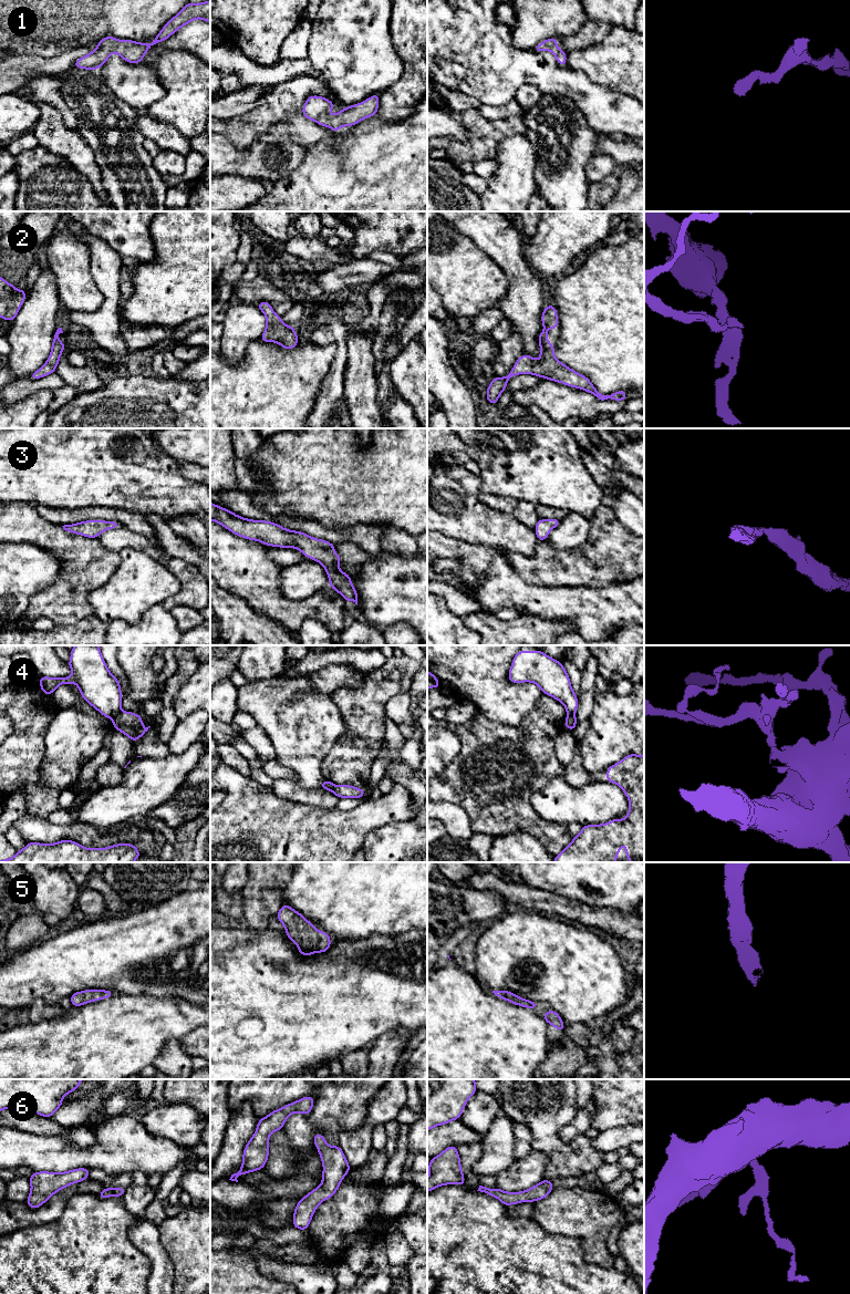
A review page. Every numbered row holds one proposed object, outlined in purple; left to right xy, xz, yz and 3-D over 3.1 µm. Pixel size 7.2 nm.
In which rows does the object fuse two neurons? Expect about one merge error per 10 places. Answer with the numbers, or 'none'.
4

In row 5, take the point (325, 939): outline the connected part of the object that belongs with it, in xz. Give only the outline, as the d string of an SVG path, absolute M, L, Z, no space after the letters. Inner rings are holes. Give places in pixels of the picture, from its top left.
M283 904L276 915L284 925L287 936L297 944L300 956L311 956L314 952L324 953L331 946L331 939L325 931L317 931L301 913Z

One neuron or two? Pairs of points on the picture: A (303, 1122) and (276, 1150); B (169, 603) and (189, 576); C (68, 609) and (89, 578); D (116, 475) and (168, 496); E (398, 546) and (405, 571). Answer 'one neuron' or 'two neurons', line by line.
A: two neurons
B: one neuron
C: one neuron
D: one neuron
E: two neurons

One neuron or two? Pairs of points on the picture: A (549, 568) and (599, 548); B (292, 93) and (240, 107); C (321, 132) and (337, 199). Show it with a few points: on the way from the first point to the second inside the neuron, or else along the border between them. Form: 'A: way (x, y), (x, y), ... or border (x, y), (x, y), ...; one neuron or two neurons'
A: way (562, 567), (565, 565), (586, 565), (589, 561); one neuron
B: border (272, 86), (255, 102), (249, 111), (231, 117); two neurons
C: border (334, 135), (317, 142), (307, 151); two neurons

